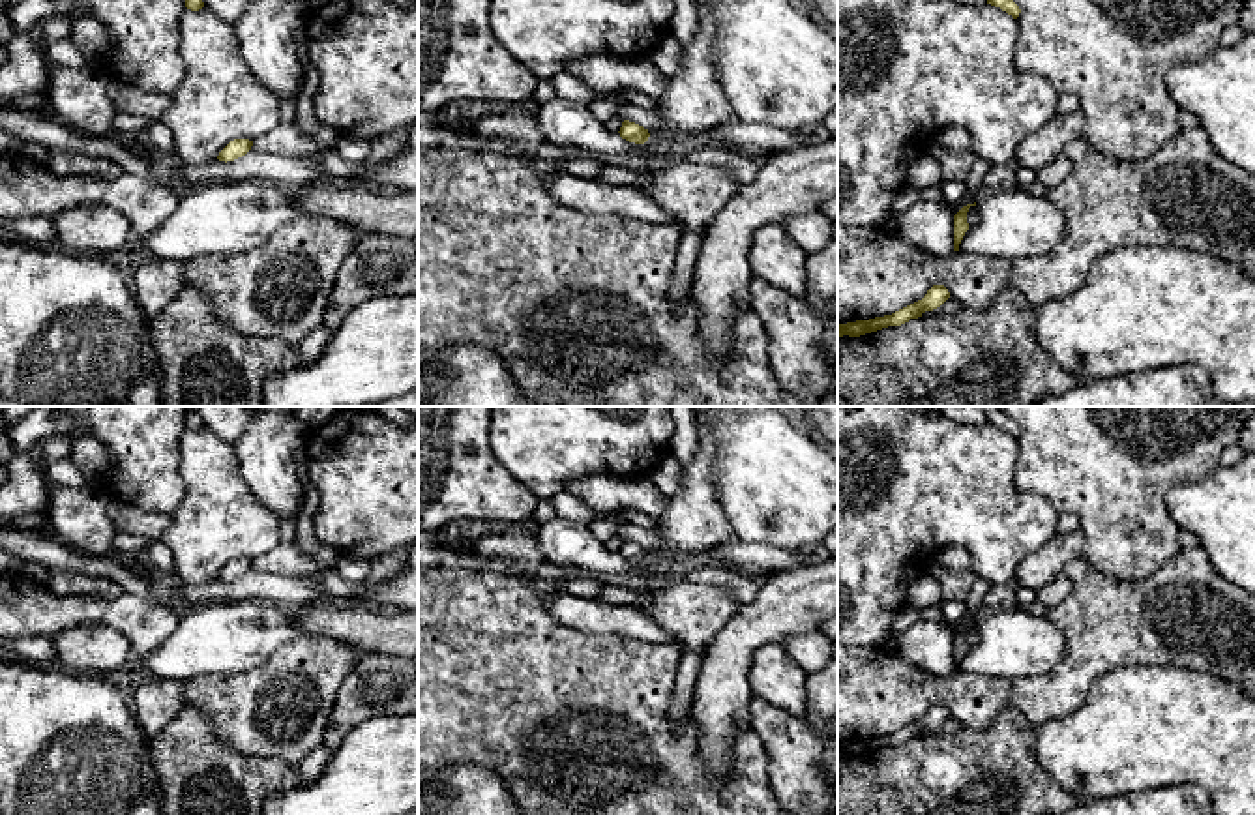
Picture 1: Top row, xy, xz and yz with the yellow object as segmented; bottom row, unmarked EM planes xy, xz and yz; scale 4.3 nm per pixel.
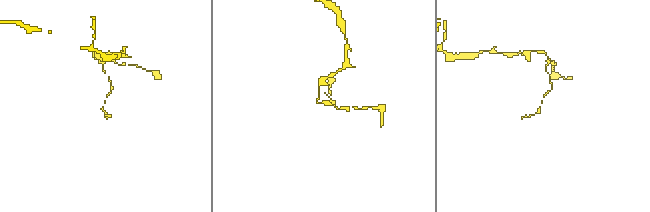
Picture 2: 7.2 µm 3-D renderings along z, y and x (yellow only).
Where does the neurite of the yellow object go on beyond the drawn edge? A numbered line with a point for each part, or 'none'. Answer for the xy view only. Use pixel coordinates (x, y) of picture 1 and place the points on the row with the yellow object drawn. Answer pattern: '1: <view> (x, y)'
none

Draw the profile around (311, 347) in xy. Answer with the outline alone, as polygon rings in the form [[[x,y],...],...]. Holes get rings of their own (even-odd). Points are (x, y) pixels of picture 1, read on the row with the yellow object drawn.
[[[320,324],[317,326],[300,345],[298,345],[298,352],[300,352],[300,360],[303,363],[309,363],[313,360],[318,360],[320,354],[324,352],[324,348],[328,347],[332,339],[332,332]]]

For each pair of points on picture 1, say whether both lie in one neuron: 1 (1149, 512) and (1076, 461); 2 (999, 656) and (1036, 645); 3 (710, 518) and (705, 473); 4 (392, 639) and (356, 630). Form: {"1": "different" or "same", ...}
{"1": "same", "2": "same", "3": "same", "4": "same"}

